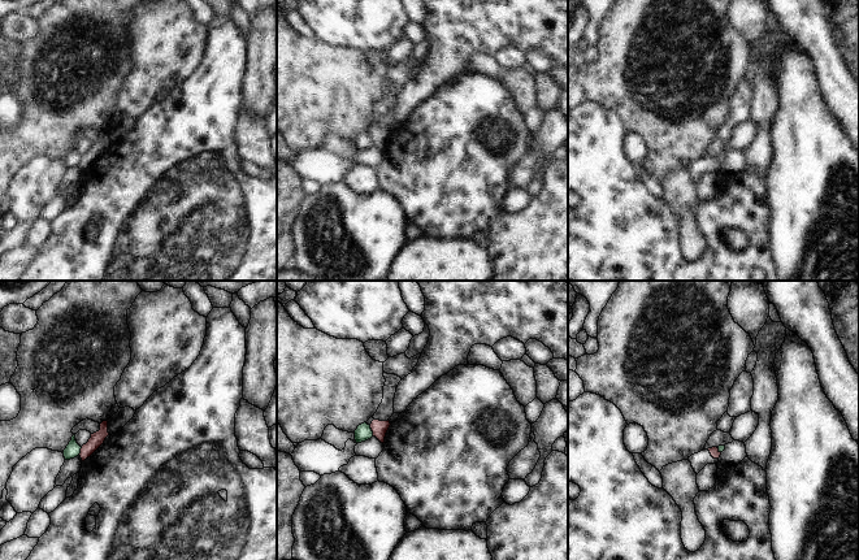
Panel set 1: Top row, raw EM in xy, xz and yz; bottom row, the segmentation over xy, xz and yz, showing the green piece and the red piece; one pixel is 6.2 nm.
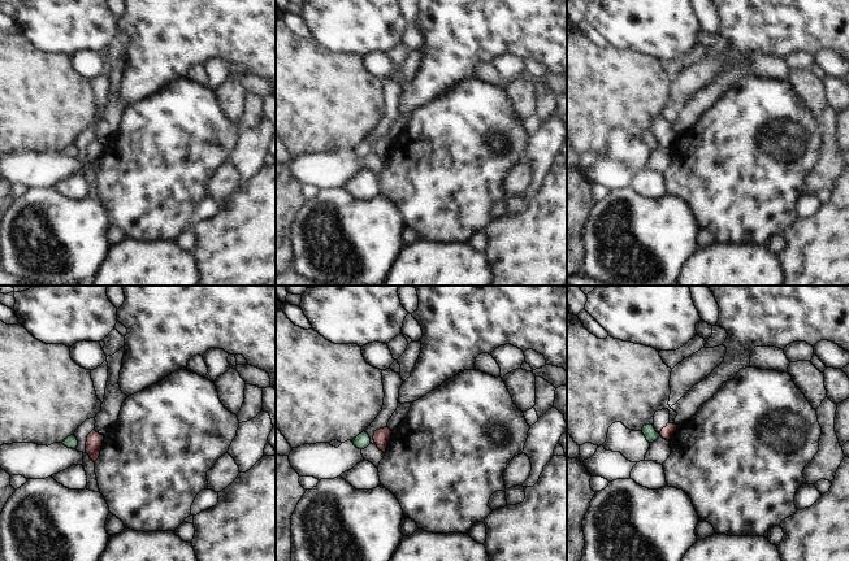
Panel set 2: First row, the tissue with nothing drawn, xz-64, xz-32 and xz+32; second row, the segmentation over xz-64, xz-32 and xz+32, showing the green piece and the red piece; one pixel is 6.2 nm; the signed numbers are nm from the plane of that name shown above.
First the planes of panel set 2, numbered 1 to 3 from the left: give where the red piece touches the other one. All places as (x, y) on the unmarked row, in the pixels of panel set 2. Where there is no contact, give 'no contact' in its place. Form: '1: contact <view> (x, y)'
1: no contact
2: no contact
3: no contact

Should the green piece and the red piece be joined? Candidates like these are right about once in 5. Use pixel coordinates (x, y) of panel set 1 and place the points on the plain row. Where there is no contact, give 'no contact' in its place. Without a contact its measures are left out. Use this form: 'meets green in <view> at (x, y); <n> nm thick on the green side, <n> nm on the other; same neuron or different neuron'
meets green in xz at (371, 139); 100 nm thick on the green side, 100 nm on the other; different neuron

